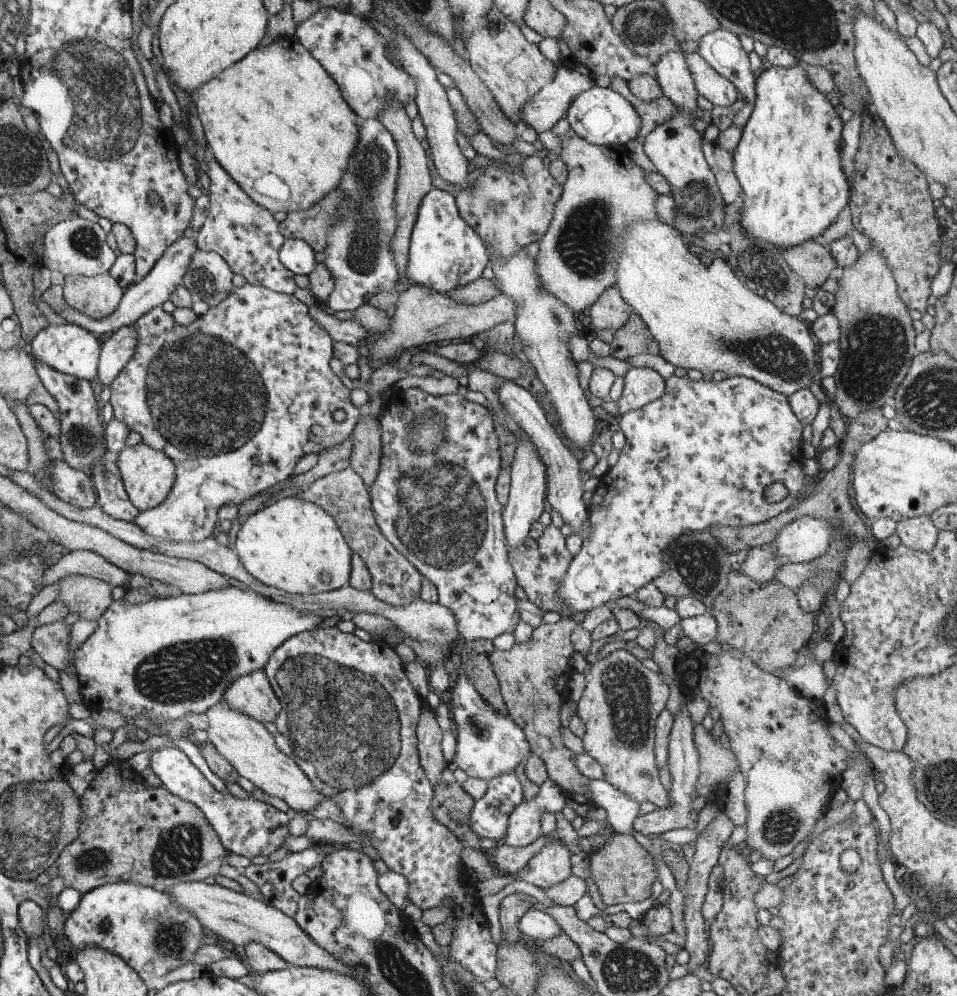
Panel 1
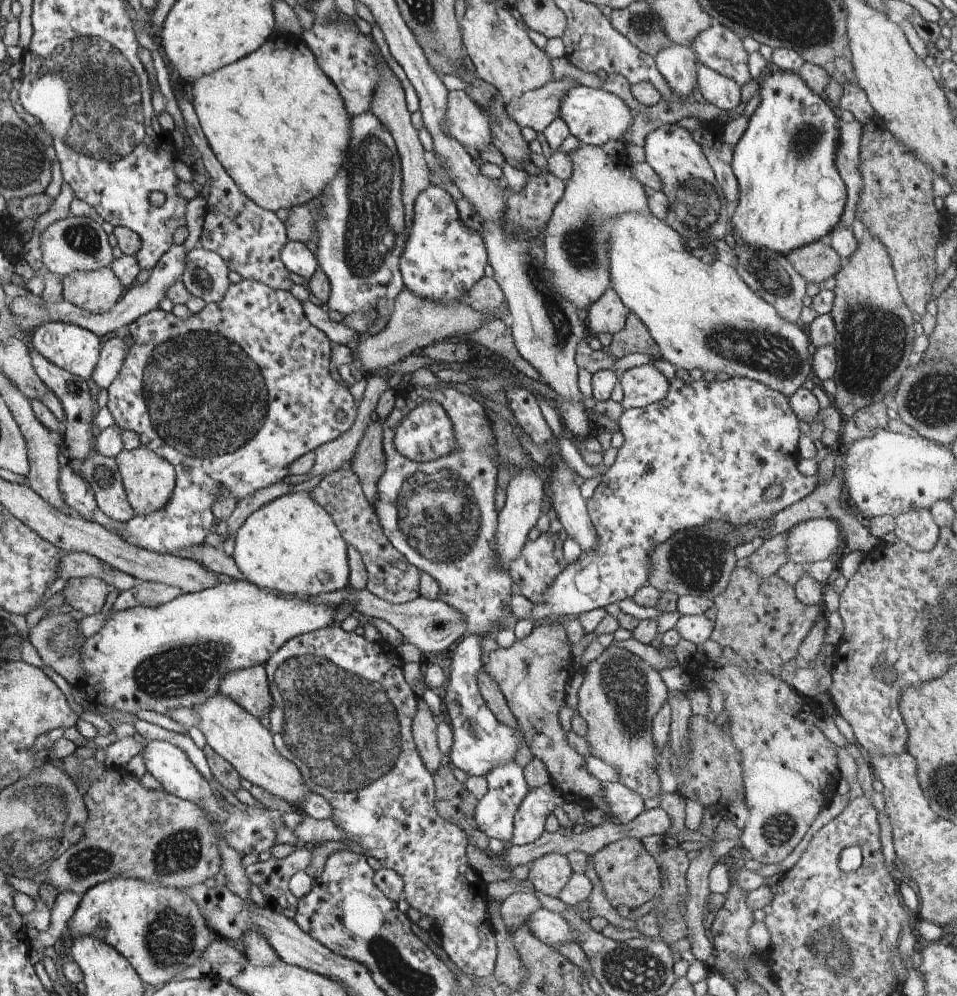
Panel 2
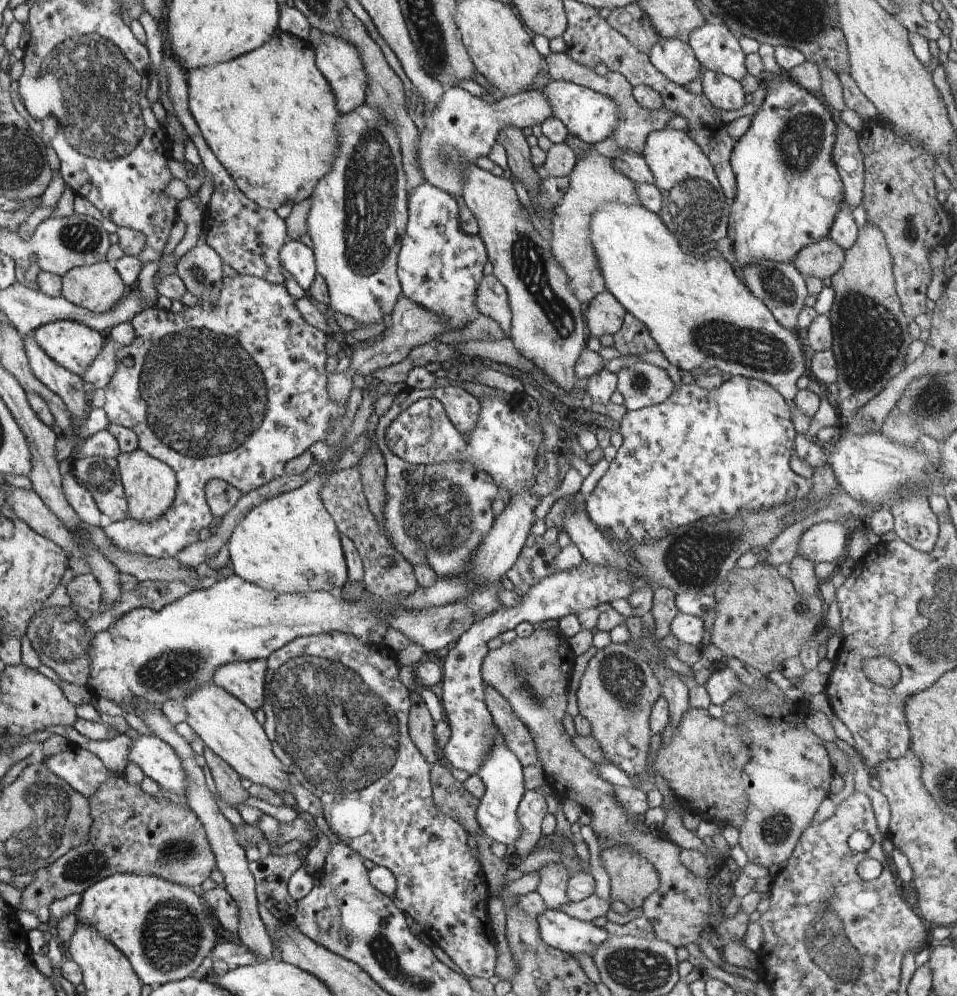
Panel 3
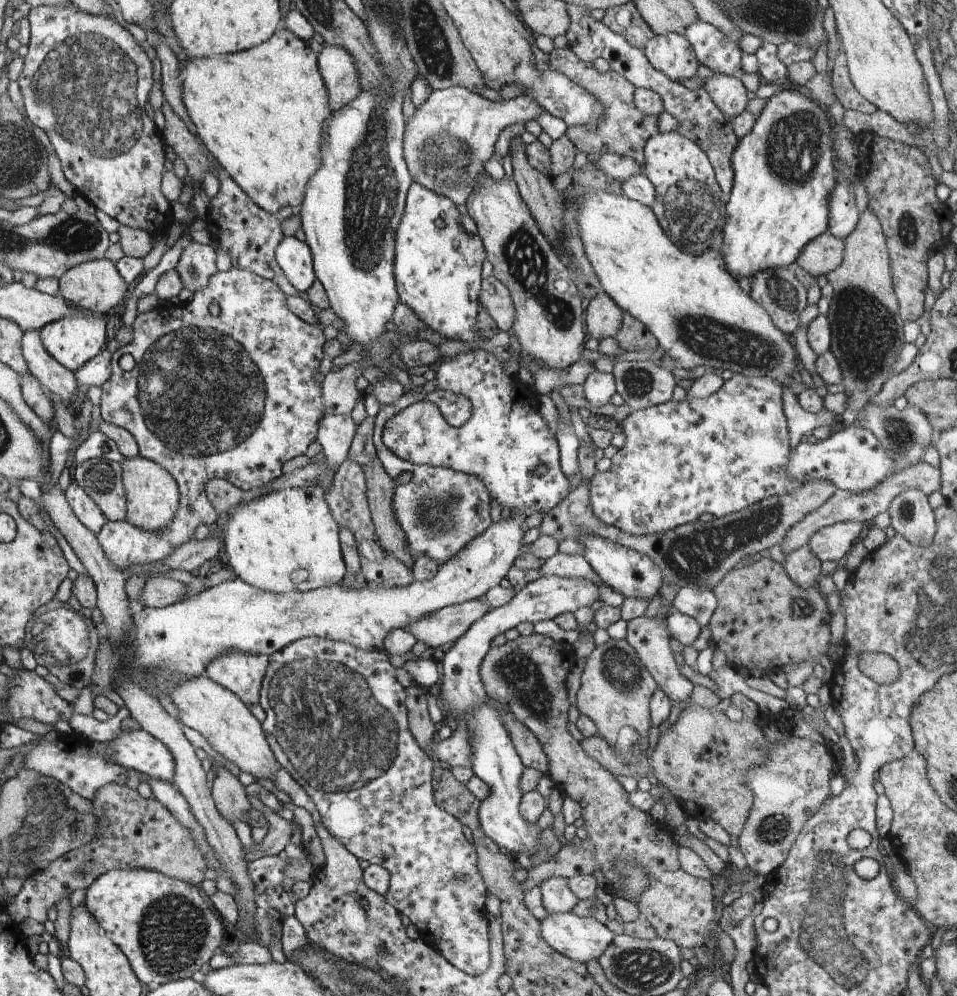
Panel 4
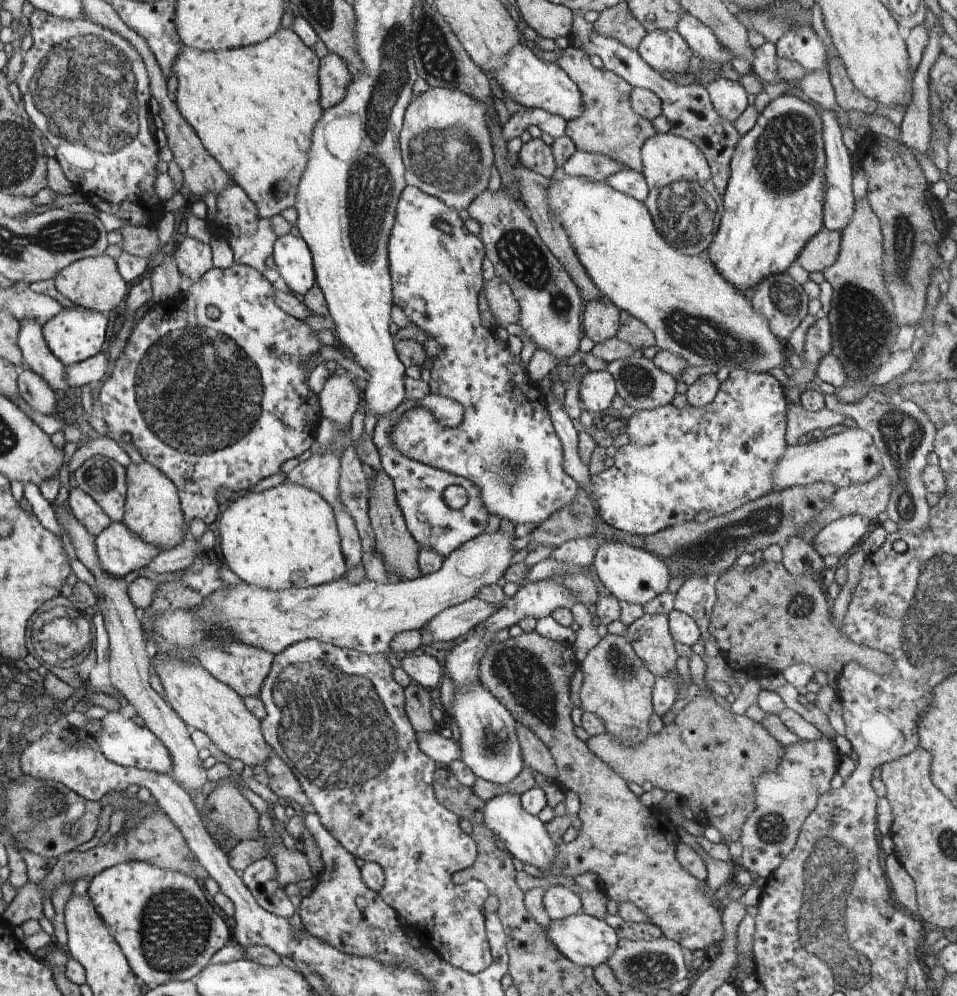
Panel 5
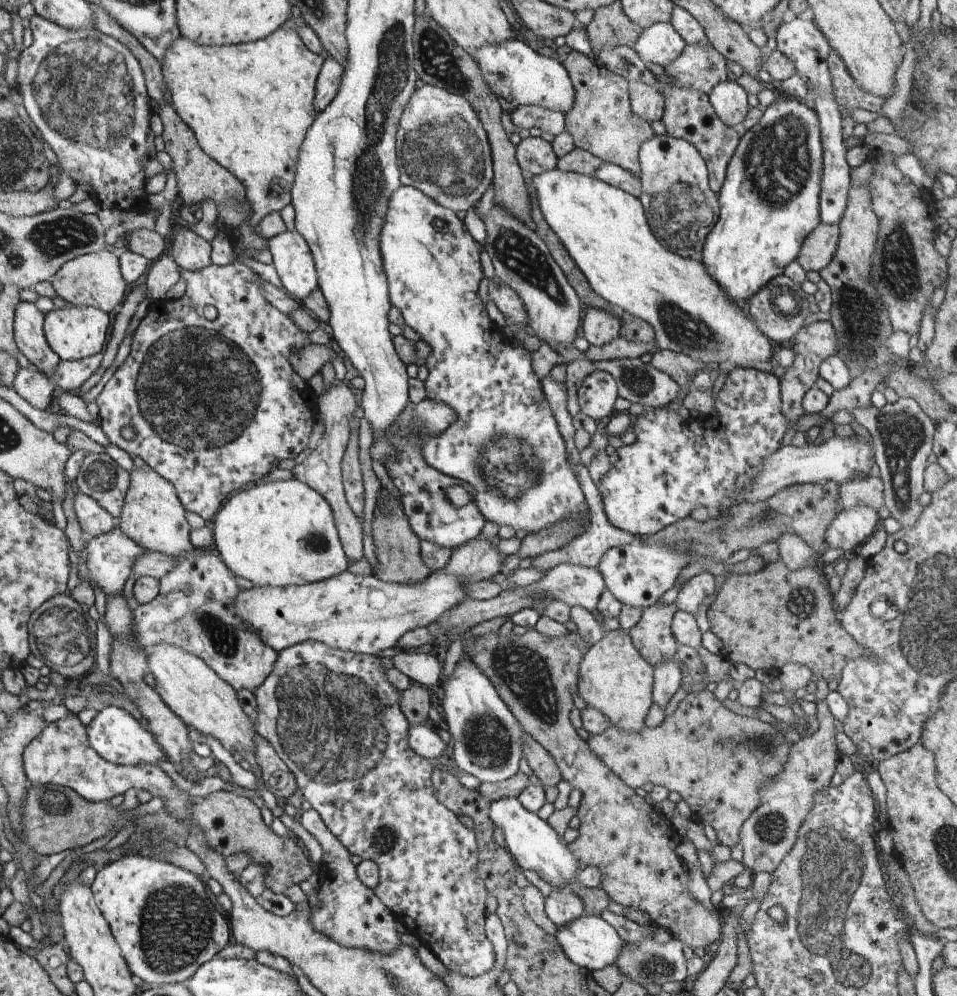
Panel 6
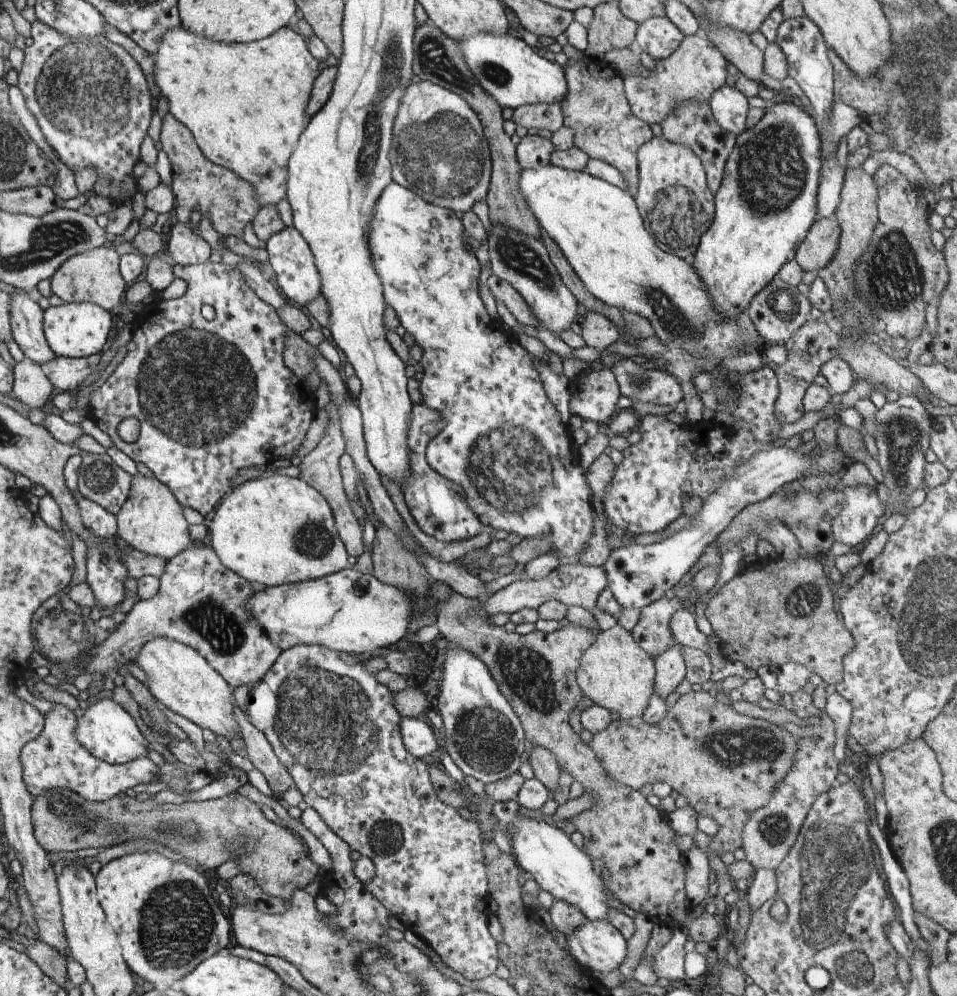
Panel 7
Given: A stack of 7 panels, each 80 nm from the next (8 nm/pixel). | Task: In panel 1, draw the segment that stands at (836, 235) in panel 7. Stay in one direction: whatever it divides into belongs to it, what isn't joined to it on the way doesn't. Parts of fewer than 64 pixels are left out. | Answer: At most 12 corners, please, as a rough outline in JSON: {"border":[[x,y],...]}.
{"border":[[820,239],[782,253],[792,272],[812,290],[837,267]]}

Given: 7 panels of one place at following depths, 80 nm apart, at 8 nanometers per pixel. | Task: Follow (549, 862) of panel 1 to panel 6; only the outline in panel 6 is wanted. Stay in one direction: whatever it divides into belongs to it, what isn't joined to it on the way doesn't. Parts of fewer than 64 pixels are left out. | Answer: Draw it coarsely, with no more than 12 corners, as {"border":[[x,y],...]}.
{"border":[[553,889],[545,911],[558,927],[585,914],[582,899]]}

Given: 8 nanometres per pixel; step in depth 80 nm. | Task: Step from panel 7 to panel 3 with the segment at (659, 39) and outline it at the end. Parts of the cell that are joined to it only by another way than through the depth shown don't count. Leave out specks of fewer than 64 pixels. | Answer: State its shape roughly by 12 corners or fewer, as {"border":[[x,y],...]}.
{"border":[[662,38],[648,53],[682,88],[700,75],[689,42]]}

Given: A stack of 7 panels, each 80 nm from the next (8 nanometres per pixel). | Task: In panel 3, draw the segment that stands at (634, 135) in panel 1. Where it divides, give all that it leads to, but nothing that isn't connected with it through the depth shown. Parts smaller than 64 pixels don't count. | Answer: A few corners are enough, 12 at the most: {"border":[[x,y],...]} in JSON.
{"border":[[566,80],[540,90],[553,116],[584,142],[619,125],[619,106]]}

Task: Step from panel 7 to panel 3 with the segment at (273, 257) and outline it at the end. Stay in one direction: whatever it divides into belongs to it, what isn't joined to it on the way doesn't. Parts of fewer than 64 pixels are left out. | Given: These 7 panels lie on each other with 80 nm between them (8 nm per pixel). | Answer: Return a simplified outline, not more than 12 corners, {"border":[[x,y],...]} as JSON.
{"border":[[289,239],[280,259],[308,292],[318,273],[313,249]]}

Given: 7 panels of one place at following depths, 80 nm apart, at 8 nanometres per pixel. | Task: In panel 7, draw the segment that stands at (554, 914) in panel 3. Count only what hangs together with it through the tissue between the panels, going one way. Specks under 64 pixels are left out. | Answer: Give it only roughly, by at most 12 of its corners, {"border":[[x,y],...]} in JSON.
{"border":[[587,920],[565,938],[592,975],[626,958],[626,940],[607,920]]}

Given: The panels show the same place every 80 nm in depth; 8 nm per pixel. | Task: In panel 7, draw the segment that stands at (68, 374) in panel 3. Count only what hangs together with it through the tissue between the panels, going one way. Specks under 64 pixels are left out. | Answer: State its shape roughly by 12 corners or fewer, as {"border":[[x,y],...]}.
{"border":[[24,290],[11,297],[12,336],[45,367],[57,357],[45,337],[45,308]]}

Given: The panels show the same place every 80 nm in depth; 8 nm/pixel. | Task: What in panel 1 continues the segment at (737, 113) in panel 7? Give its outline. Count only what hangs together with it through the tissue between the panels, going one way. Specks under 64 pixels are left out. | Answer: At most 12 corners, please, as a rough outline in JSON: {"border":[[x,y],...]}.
{"border":[[685,52],[698,94],[728,108],[739,92],[697,52]]}

